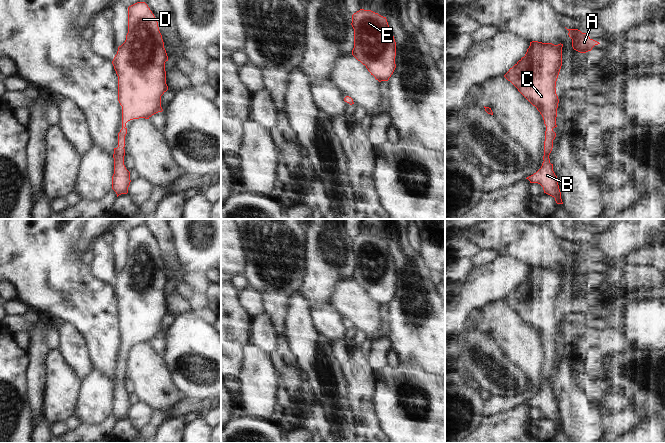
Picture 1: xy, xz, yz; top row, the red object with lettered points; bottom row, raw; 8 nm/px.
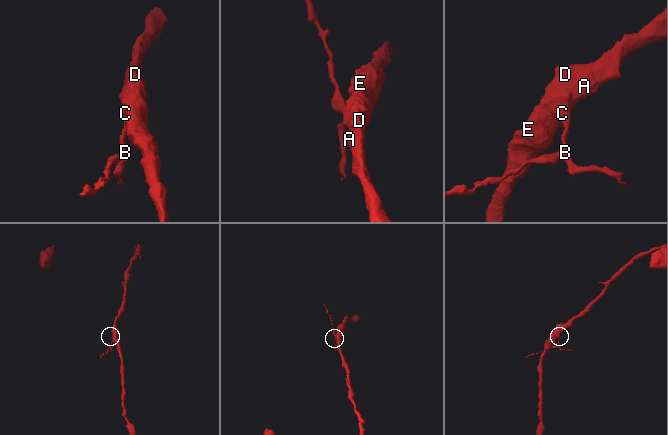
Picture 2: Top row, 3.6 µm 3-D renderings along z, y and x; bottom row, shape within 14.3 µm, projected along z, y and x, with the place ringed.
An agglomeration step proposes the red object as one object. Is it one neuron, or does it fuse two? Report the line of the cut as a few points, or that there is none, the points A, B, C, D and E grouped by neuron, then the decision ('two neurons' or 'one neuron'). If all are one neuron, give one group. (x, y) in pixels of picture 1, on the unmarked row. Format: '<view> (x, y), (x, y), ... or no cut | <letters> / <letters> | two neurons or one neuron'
no cut | A B C D E | one neuron

